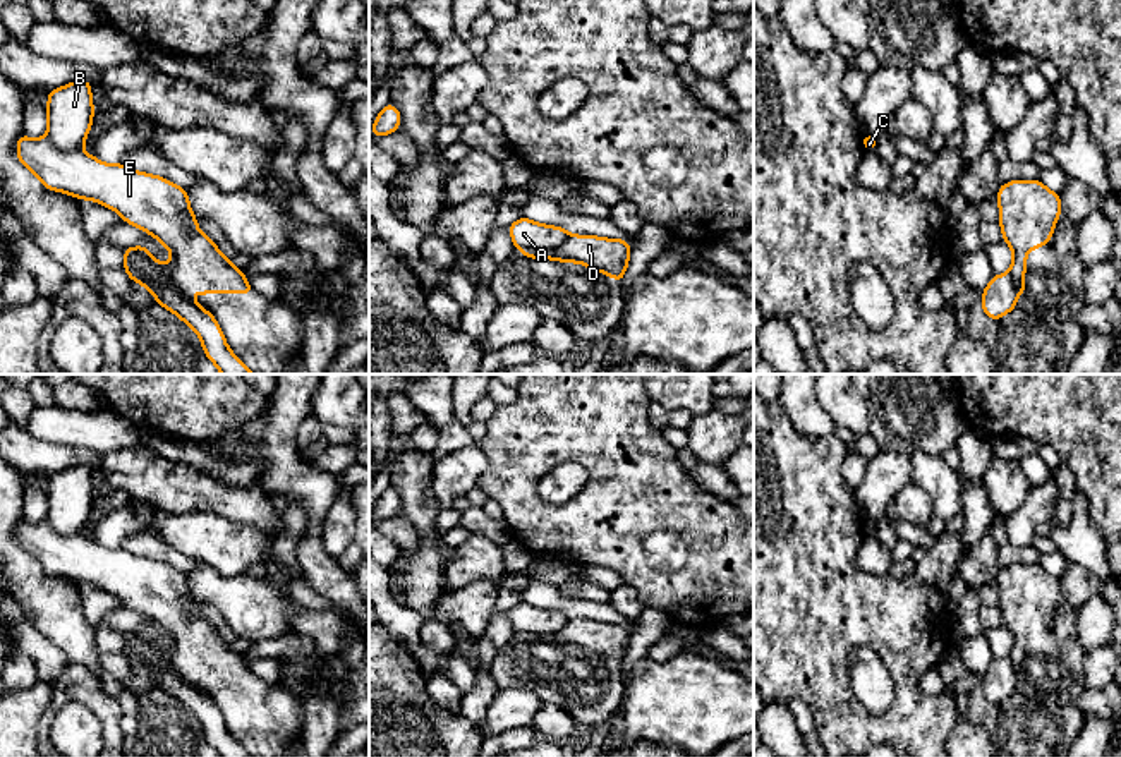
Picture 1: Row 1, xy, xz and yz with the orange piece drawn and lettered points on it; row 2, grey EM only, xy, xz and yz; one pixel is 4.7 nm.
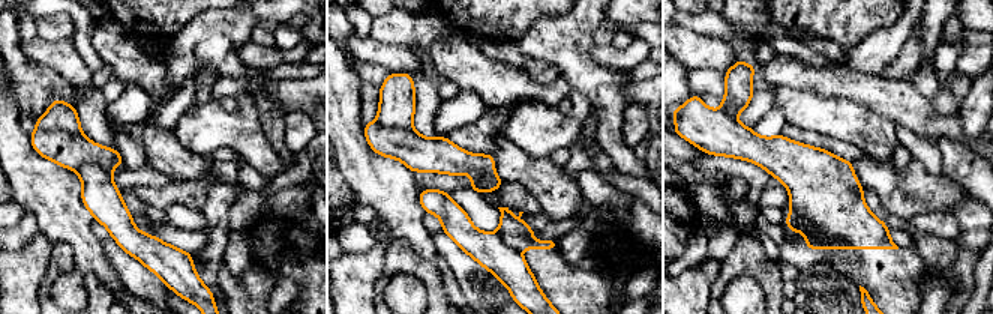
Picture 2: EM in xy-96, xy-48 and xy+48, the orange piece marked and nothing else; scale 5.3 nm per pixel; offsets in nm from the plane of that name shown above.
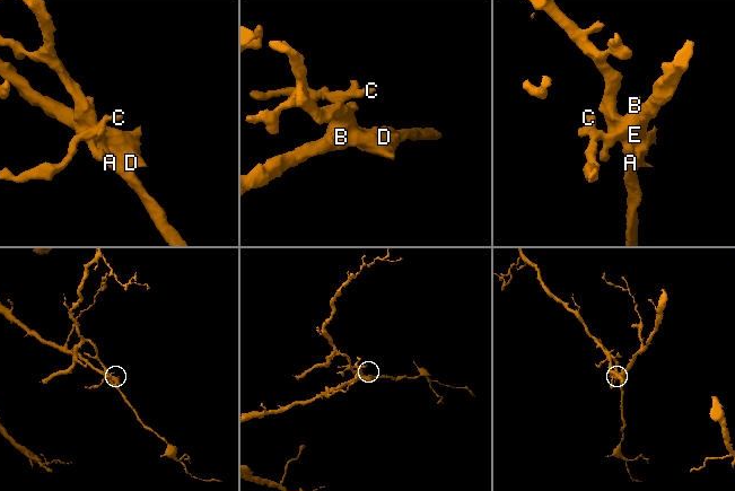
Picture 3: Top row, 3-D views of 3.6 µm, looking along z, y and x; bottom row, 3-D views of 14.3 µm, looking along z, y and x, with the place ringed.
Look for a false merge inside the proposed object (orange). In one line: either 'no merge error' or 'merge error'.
merge error

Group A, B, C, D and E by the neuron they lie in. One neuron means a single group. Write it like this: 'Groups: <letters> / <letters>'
Groups: A B / C D E

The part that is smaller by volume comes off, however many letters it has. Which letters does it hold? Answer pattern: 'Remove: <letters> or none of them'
Remove: A, B

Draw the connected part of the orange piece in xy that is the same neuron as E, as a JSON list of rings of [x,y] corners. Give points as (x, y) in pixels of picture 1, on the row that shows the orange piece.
[[[17,137],[17,161],[21,161],[48,191],[65,192],[77,199],[89,199],[117,211],[124,221],[156,237],[170,252],[168,264],[158,263],[144,245],[136,249],[148,257],[153,275],[167,276],[182,294],[254,294],[242,269],[225,257],[215,242],[197,228],[187,191],[170,180],[136,172],[122,163],[108,165],[84,149],[64,151],[46,137]]]

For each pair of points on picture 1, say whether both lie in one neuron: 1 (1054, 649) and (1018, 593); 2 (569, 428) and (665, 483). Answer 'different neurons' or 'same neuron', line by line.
1: same neuron
2: same neuron

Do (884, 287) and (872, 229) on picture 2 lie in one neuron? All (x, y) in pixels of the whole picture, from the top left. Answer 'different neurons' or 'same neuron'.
same neuron

